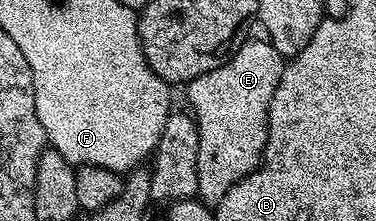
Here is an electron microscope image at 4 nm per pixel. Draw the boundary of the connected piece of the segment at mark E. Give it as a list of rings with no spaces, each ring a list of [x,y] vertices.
[[[266,40],[260,42],[244,41],[243,45],[217,68],[197,76],[186,83],[187,102],[190,113],[196,122],[199,133],[197,148],[197,190],[198,197],[207,204],[218,204],[225,192],[233,188],[233,184],[252,174],[263,161],[263,149],[267,143],[267,113],[273,100],[273,92],[277,88],[280,76],[283,75],[285,59],[272,48]]]

